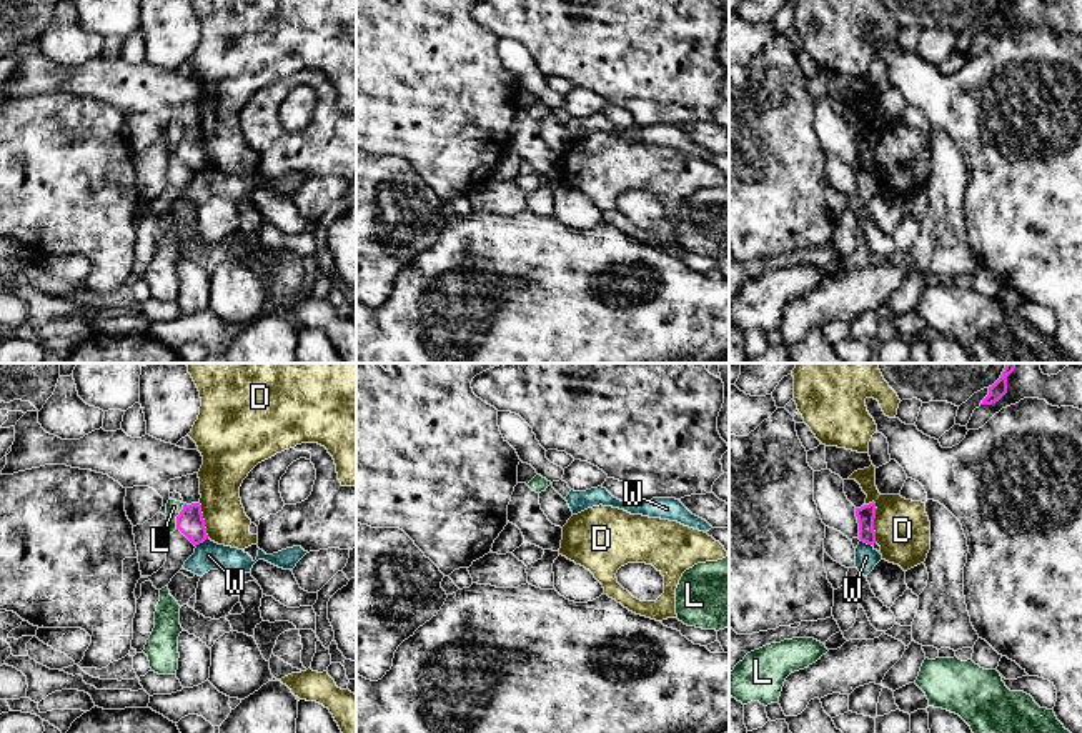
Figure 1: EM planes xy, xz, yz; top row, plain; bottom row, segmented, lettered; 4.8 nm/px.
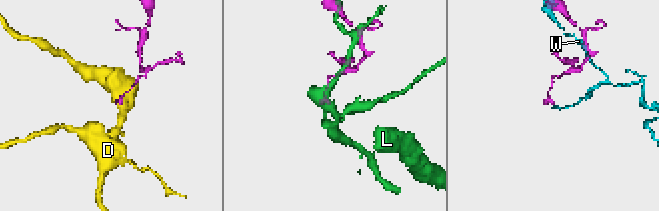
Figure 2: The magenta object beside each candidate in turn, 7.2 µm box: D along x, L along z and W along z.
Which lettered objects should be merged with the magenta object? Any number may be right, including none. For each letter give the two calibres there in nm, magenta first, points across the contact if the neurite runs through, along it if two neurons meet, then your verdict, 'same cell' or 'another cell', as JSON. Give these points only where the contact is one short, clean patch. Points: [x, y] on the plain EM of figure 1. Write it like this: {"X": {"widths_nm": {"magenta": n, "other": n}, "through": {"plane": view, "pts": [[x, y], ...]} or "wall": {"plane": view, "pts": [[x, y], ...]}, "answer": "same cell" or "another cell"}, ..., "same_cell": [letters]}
{"D": {"widths_nm": {"magenta": 90, "other": 280}, "wall": {"plane": "yz", "pts": [[873, 127], [876, 135], [876, 169]]}, "answer": "another cell"}, "L": {"widths_nm": {"magenta": 130, "other": 70}, "wall": {"plane": "xy", "pts": [[185, 130], [177, 144], [175, 155]]}, "answer": "another cell"}, "W": {"widths_nm": {"magenta": 130, "other": 140}, "wall": {"plane": "xy", "pts": [[207, 164], [195, 172]]}, "answer": "another cell"}, "same_cell": []}

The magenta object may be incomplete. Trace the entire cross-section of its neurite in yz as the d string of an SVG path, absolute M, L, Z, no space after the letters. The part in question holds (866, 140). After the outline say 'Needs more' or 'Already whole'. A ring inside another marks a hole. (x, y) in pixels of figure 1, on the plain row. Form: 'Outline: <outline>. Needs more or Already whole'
Outline: M876 130L864 132L856 135L856 143L859 150L859 167L874 172L876 170L876 158L874 158L874 145L876 145Z. Already whole

